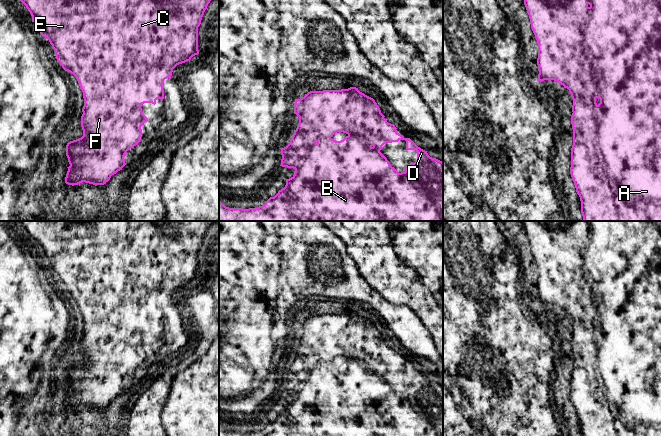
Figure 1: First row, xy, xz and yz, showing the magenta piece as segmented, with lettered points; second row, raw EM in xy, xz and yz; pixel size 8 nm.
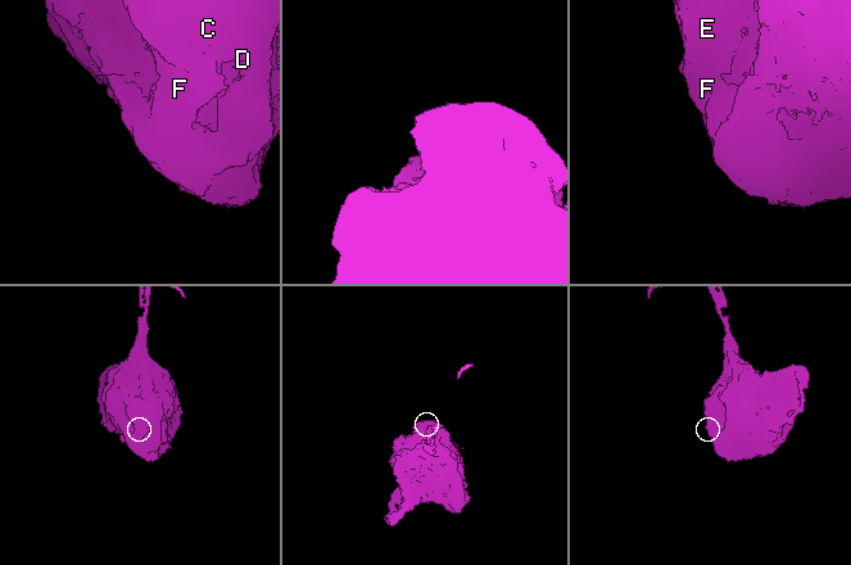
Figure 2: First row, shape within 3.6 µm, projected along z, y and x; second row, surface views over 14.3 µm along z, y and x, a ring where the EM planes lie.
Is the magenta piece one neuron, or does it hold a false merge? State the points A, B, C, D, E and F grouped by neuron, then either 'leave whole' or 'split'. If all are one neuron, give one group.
A B C D E F; leave whole

